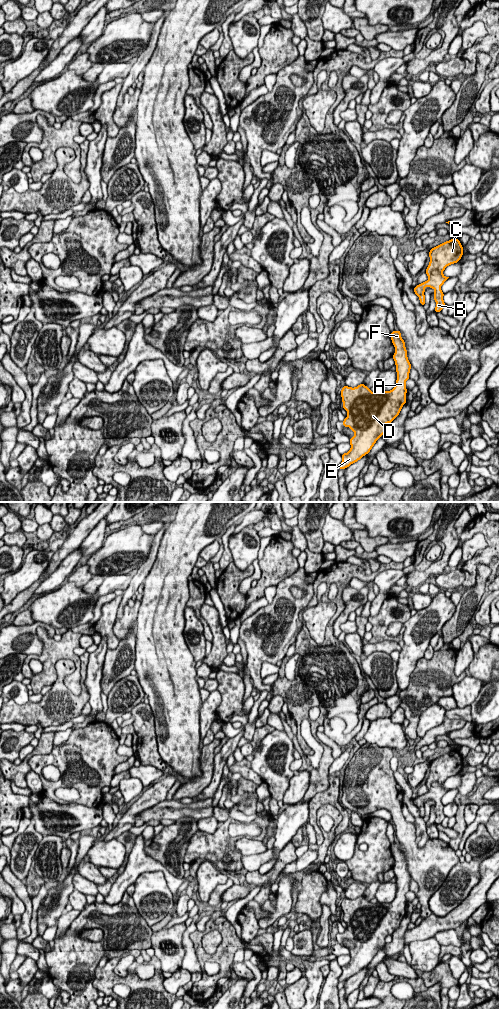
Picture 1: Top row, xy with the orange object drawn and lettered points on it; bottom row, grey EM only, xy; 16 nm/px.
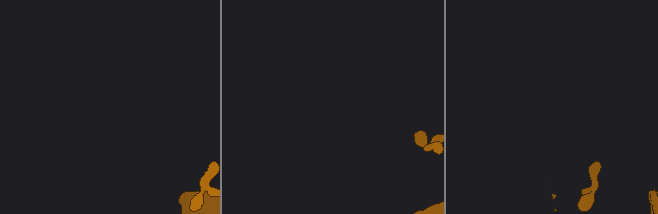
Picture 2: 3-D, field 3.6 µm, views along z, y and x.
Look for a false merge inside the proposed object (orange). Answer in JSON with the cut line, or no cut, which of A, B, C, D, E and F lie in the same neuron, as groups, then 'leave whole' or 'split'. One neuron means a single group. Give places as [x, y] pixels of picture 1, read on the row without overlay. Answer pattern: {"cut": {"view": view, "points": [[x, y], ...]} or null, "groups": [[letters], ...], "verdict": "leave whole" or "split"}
{"cut": null, "groups": [["A", "B", "C", "D", "E", "F"]], "verdict": "leave whole"}

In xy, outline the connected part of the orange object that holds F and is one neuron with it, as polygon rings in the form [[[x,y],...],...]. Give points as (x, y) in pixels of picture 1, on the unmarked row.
[[[401,844],[390,846],[395,859],[393,871],[396,877],[397,892],[390,903],[372,904],[366,897],[343,898],[341,909],[347,929],[342,934],[349,939],[354,948],[350,950],[351,960],[342,966],[339,982],[349,979],[368,966],[376,953],[386,944],[385,937],[392,935],[406,915],[406,893],[410,890],[411,876],[407,869],[405,854]]]

